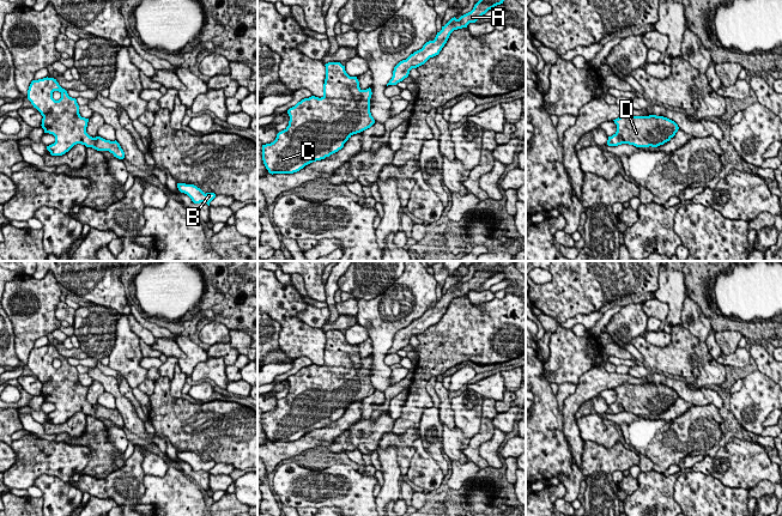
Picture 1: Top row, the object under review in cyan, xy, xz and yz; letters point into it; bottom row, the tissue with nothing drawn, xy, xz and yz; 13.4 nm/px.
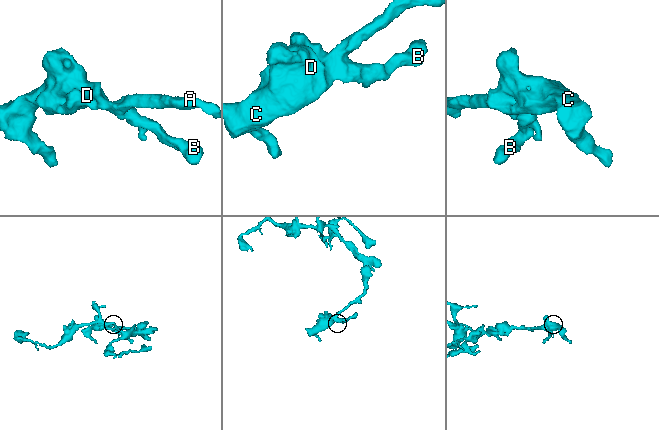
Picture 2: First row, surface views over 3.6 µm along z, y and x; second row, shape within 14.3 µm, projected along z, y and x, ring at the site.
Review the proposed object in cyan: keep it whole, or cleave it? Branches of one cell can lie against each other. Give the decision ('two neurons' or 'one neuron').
one neuron

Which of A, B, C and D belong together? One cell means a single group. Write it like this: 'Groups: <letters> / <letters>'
Groups: A B C D

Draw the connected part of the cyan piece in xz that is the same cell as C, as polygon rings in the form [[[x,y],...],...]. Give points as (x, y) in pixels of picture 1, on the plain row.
[[[328,330],[323,364],[311,364],[287,378],[289,394],[273,411],[262,413],[262,429],[269,442],[293,442],[305,433],[325,427],[344,415],[357,401],[370,396],[375,388],[370,381],[371,357],[362,358],[357,345],[350,345],[340,330]]]

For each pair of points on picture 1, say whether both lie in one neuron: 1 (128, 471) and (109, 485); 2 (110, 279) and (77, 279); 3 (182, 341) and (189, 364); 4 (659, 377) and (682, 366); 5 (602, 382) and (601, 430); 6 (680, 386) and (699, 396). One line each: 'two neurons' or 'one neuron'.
1: one neuron
2: one neuron
3: one neuron
4: two neurons
5: two neurons
6: one neuron

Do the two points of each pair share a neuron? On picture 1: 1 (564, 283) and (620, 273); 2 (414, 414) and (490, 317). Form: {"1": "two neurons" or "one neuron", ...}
{"1": "one neuron", "2": "one neuron"}

